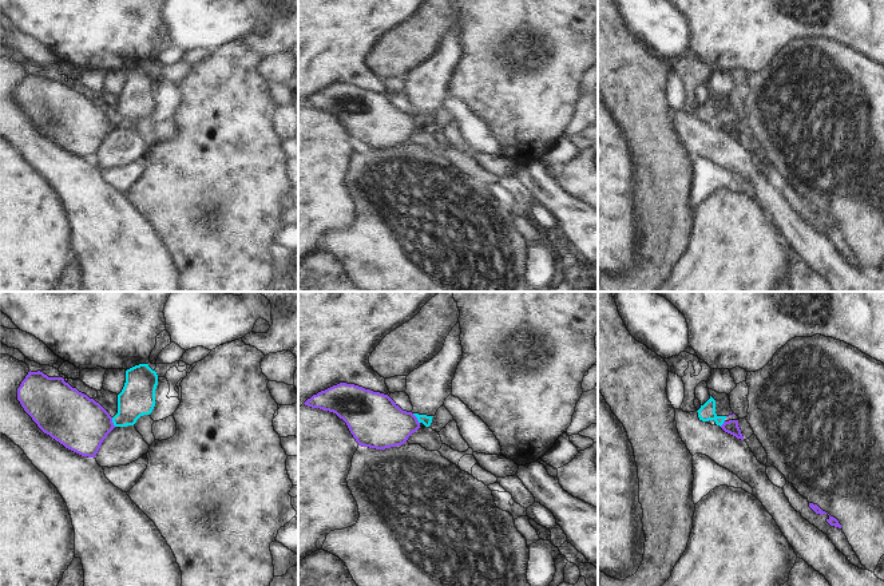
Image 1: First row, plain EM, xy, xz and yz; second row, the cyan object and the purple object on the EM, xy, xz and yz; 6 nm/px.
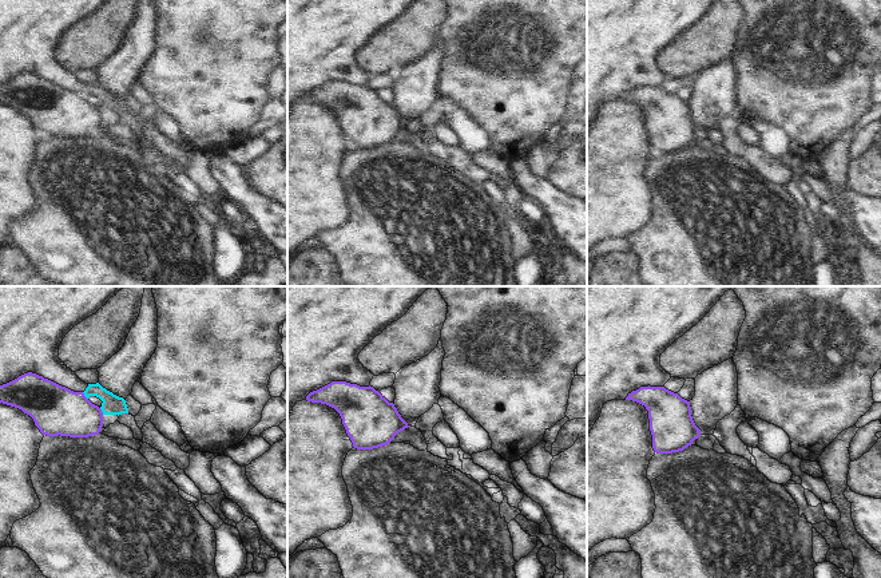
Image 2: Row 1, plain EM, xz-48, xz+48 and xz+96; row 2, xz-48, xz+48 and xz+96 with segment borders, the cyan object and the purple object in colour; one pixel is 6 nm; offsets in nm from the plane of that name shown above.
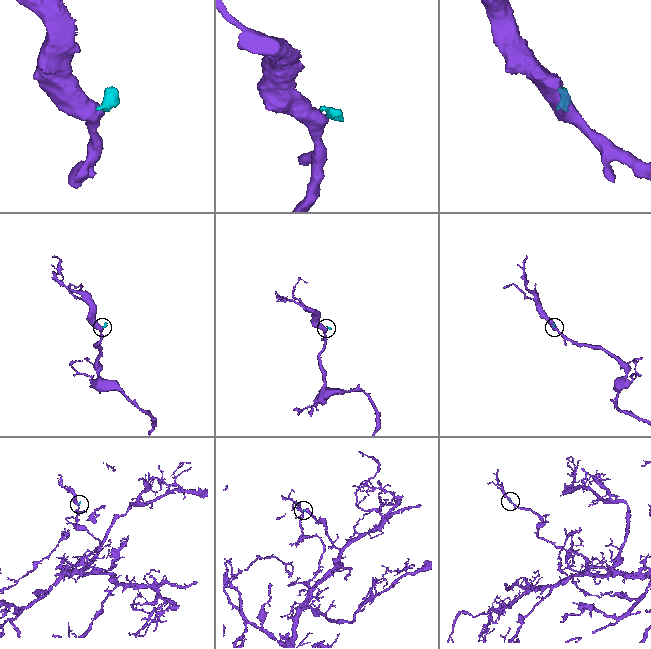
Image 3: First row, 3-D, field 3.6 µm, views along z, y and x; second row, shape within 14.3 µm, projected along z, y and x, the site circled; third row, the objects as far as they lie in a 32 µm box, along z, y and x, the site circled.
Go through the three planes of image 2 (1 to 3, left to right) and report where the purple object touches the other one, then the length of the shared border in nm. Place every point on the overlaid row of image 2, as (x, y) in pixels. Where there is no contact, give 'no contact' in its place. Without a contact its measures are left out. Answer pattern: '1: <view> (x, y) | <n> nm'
1: xz-48 (84, 395) | 60 nm
2: no contact
3: no contact

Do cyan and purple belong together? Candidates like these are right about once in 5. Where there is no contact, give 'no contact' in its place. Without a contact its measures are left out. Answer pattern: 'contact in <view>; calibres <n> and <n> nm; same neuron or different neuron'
contact in xz; calibres 60 and 320 nm; different neuron

